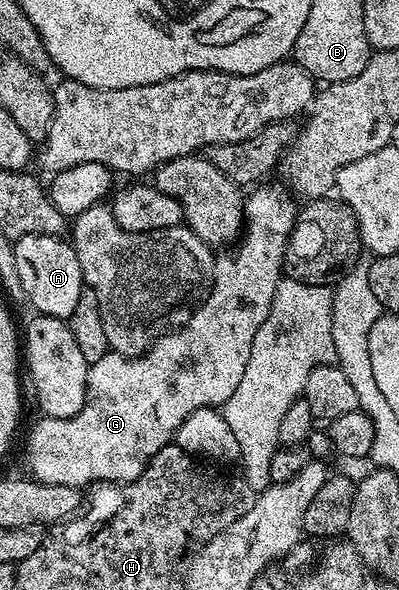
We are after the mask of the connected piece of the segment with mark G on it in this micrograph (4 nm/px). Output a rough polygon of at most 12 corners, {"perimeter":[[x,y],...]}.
{"perimeter":[[243,203],[211,298],[141,356],[90,362],[87,403],[38,418],[34,480],[136,481],[222,407],[284,276],[297,205]]}

